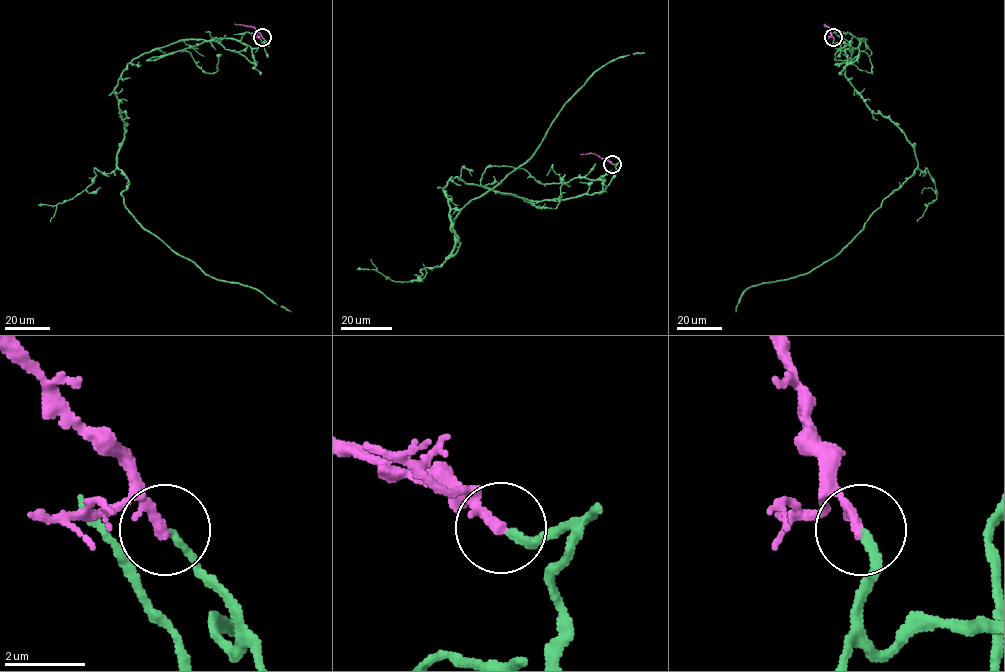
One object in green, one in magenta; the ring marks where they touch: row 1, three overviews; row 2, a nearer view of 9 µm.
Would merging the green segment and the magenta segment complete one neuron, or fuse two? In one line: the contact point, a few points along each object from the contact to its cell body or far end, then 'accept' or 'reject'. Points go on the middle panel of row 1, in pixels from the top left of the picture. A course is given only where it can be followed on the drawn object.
place (612, 164); course green (612, 164), (603, 190), (564, 199), (451, 177), (446, 260), (466, 205), (530, 158), (596, 71), (645, 52); course magenta (612, 164), (591, 153), (580, 155); reject

